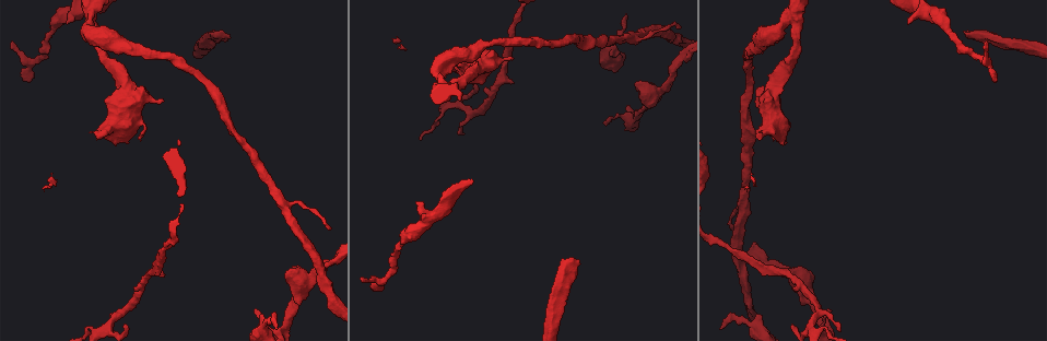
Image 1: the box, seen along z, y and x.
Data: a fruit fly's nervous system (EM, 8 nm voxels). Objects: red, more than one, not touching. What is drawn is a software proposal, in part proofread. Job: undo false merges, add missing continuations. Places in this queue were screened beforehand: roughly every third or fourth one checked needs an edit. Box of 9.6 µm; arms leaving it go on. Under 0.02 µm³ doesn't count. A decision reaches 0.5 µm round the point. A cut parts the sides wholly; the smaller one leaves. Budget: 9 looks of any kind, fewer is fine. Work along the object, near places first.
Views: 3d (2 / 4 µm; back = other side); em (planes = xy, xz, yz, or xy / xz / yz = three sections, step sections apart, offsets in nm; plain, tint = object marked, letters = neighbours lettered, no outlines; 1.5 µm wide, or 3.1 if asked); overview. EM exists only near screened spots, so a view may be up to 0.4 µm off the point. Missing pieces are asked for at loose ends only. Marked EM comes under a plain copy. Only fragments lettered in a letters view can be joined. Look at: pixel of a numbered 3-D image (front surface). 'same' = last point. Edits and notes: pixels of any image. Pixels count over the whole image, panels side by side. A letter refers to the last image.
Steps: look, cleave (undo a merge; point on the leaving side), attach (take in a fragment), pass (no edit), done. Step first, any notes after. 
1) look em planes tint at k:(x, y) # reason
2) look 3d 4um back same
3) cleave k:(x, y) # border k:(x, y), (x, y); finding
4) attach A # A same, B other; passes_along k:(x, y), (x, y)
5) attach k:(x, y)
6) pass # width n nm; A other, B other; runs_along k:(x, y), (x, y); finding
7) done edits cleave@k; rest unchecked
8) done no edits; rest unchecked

look em planes letters at 1:(379, 288)

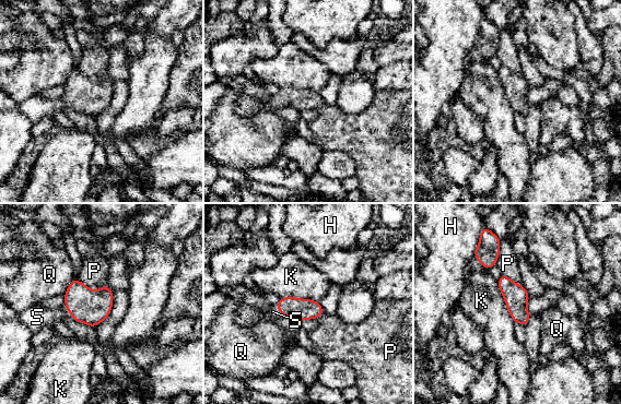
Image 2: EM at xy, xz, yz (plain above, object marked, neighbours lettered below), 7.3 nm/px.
attach S # H other, K other, P other, Q other, S same; it goes on there

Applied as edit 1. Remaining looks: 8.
look overview # see it whole again

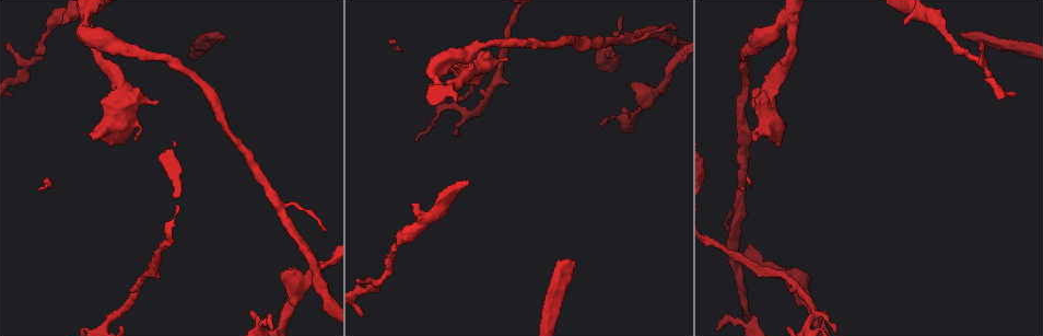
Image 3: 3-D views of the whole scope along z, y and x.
look em planes letters at 3:(218, 31) # free end

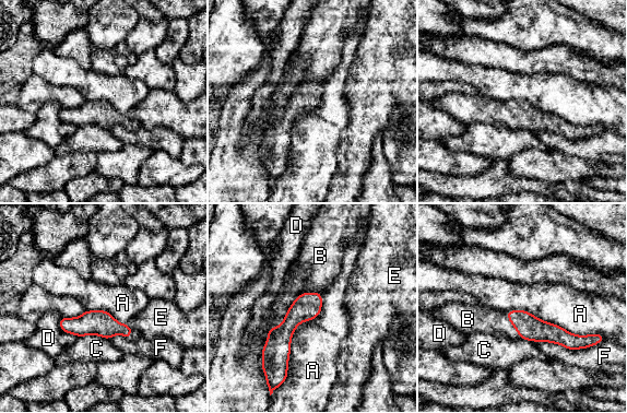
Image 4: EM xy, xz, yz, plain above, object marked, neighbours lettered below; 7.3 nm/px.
attach B # width 180 nm; A other, B same, C other, D other, E other, F other; passes_along 4:(529, 327), (512, 325), (480, 319); it goes on there

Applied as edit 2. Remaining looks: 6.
look overview # see it whole again

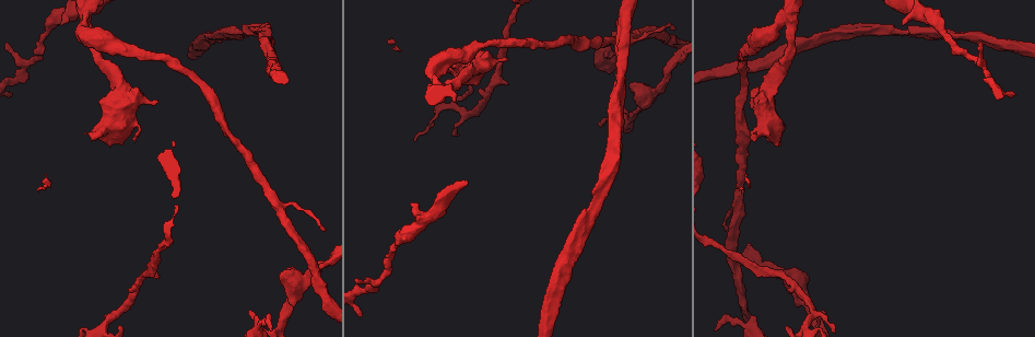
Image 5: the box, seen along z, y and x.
look em xy step 4 tint at 5:(789, 26) # arms part here

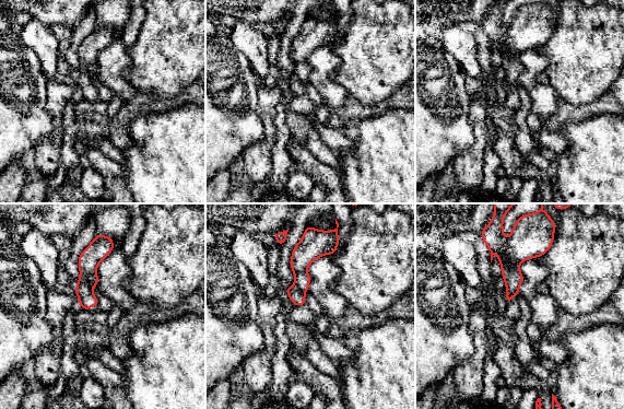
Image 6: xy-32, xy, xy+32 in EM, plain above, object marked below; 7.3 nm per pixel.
look em xy step 4 letters same # what lies round it

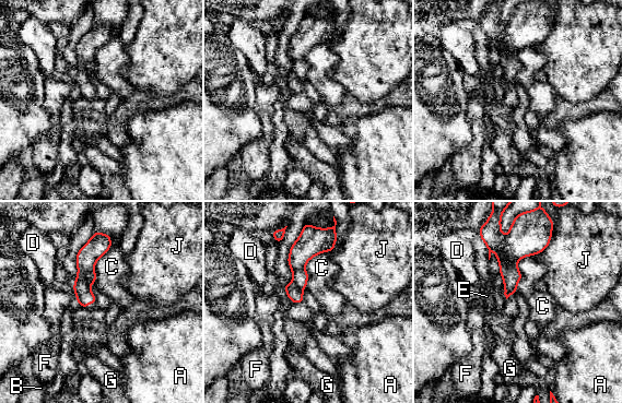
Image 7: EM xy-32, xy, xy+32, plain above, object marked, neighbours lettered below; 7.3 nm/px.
cleave 7:(530, 233) # A other, B other, C other, D other, E other, F other, G other, J other; two cells meet here

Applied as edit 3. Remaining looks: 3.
done edits attach@2, attach@4, cleave@7; rest unchecked

